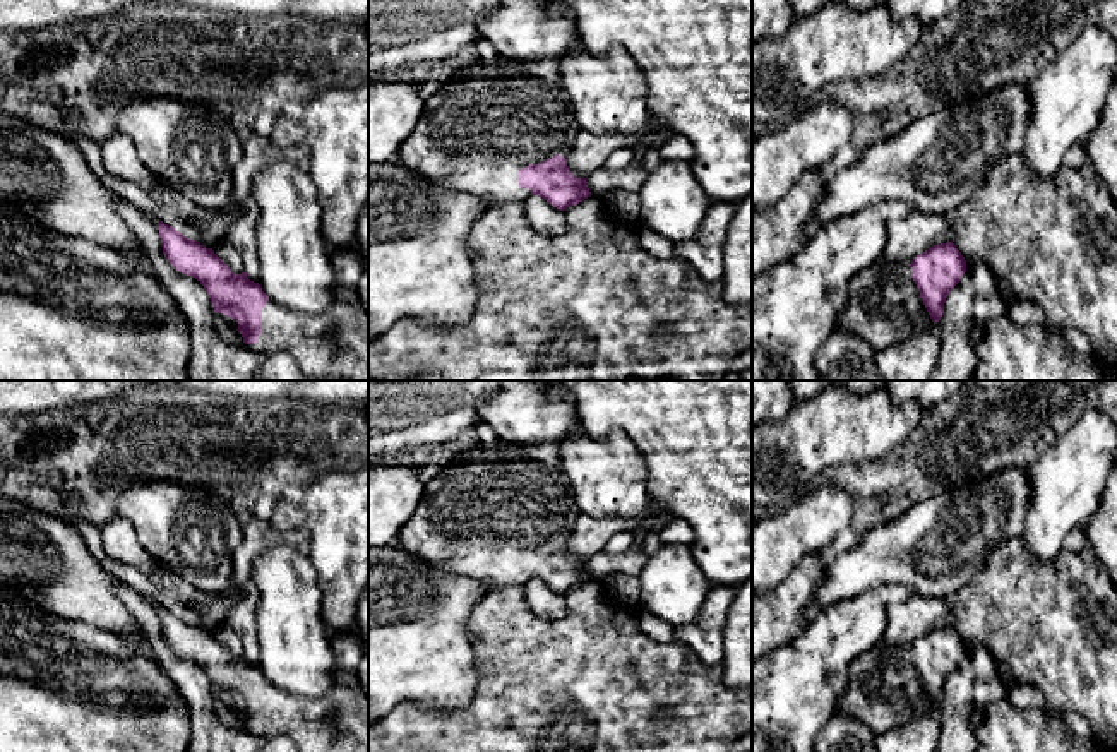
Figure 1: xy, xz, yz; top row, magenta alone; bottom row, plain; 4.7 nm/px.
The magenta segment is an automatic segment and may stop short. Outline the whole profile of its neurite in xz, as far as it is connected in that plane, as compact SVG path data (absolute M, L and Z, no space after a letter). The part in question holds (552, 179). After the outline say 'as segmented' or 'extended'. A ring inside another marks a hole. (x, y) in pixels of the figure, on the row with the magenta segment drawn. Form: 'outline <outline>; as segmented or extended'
outline M505 57L475 60L423 106L394 161L406 170L480 199L487 209L540 195L565 211L591 197L586 178L576 178L565 156L581 127L555 60L516 62Z; extended

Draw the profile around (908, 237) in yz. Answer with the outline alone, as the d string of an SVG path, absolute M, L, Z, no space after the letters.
M911 211L905 218L887 221L887 243L882 252L886 264L911 262L917 255L929 250L939 235L951 231L947 214L927 214Z

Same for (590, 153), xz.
M649 115L651 127L641 134L589 132L577 134L570 152L565 156L567 166L576 178L588 178L593 171L605 168L608 158L622 147L637 151L660 149L672 135L661 118Z

